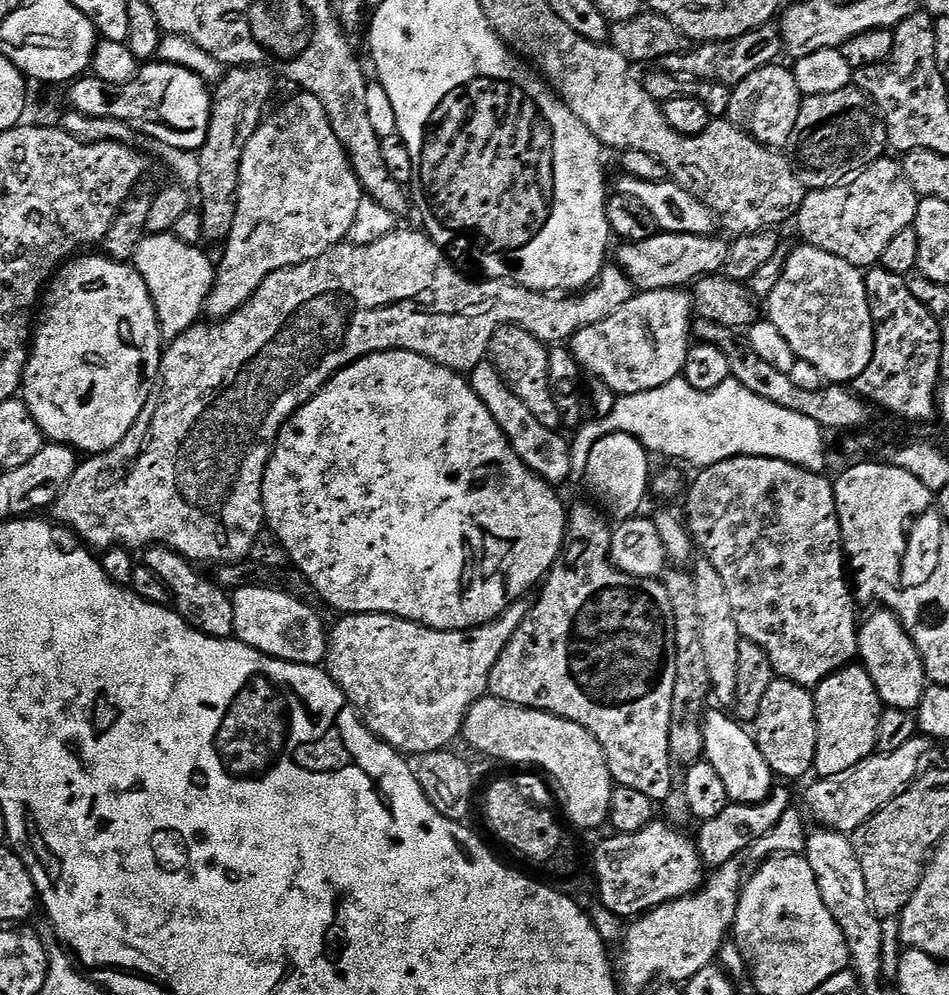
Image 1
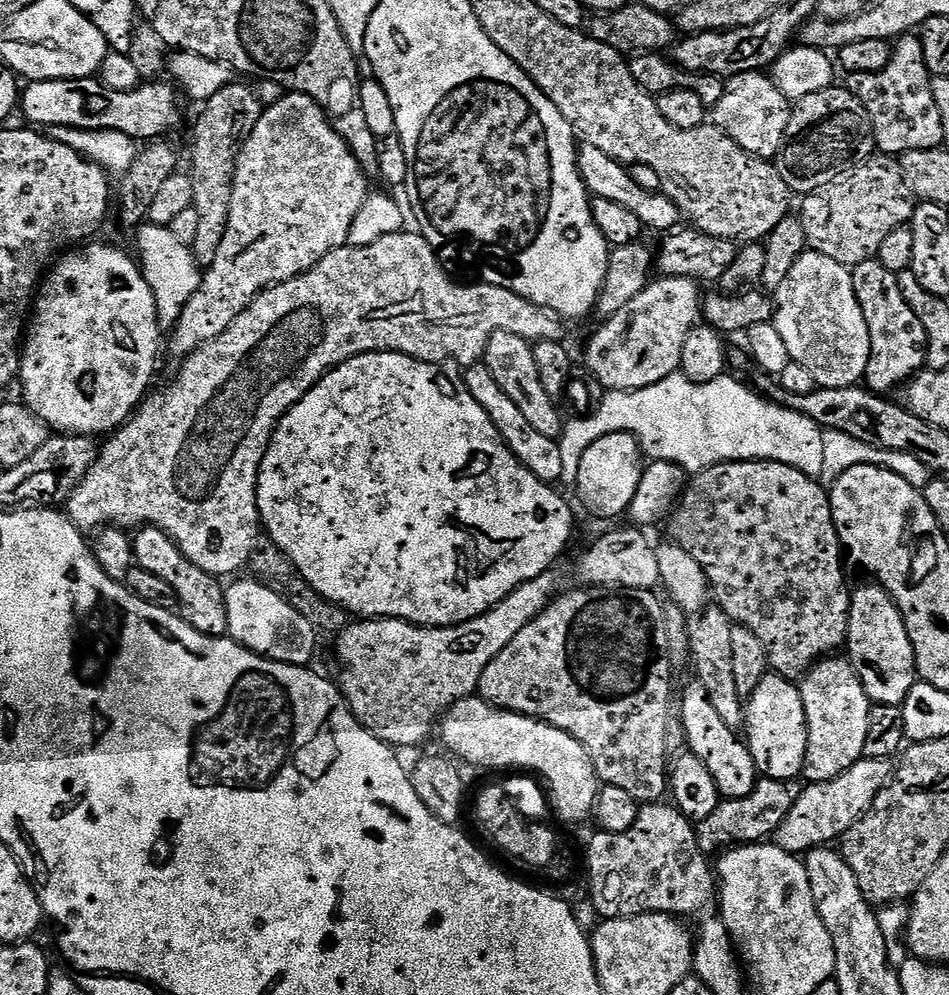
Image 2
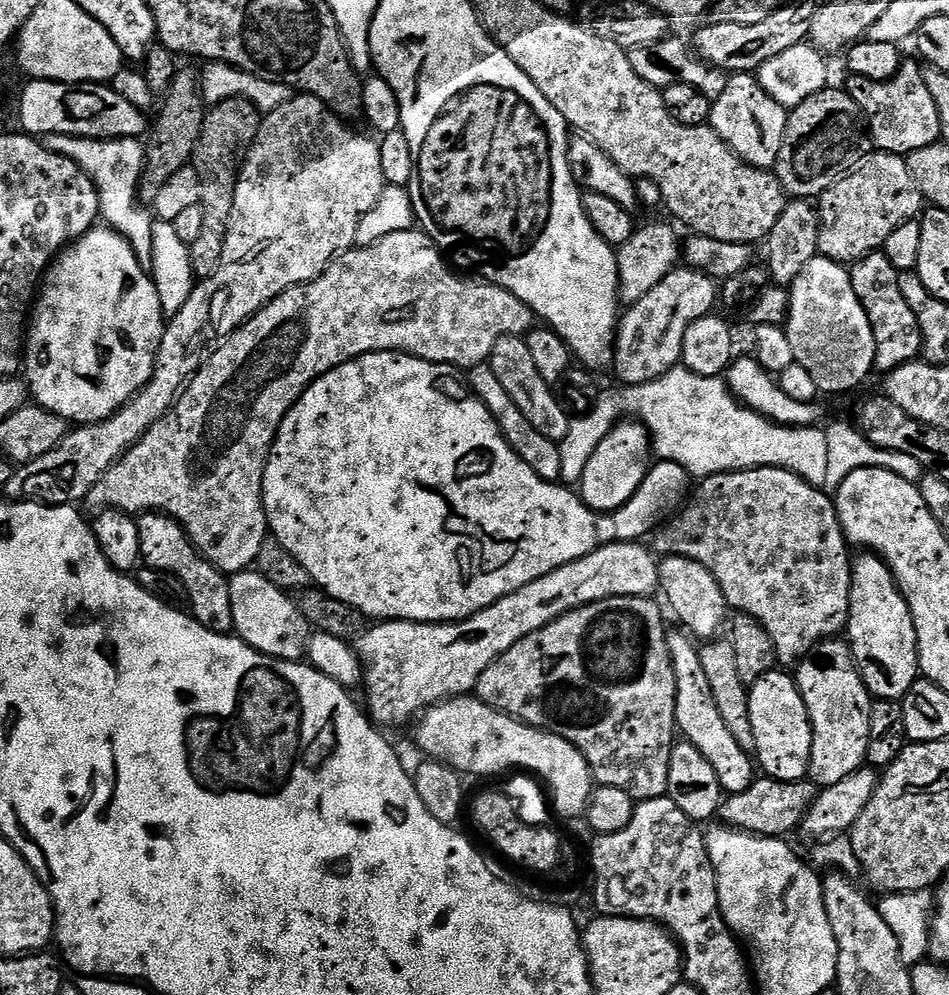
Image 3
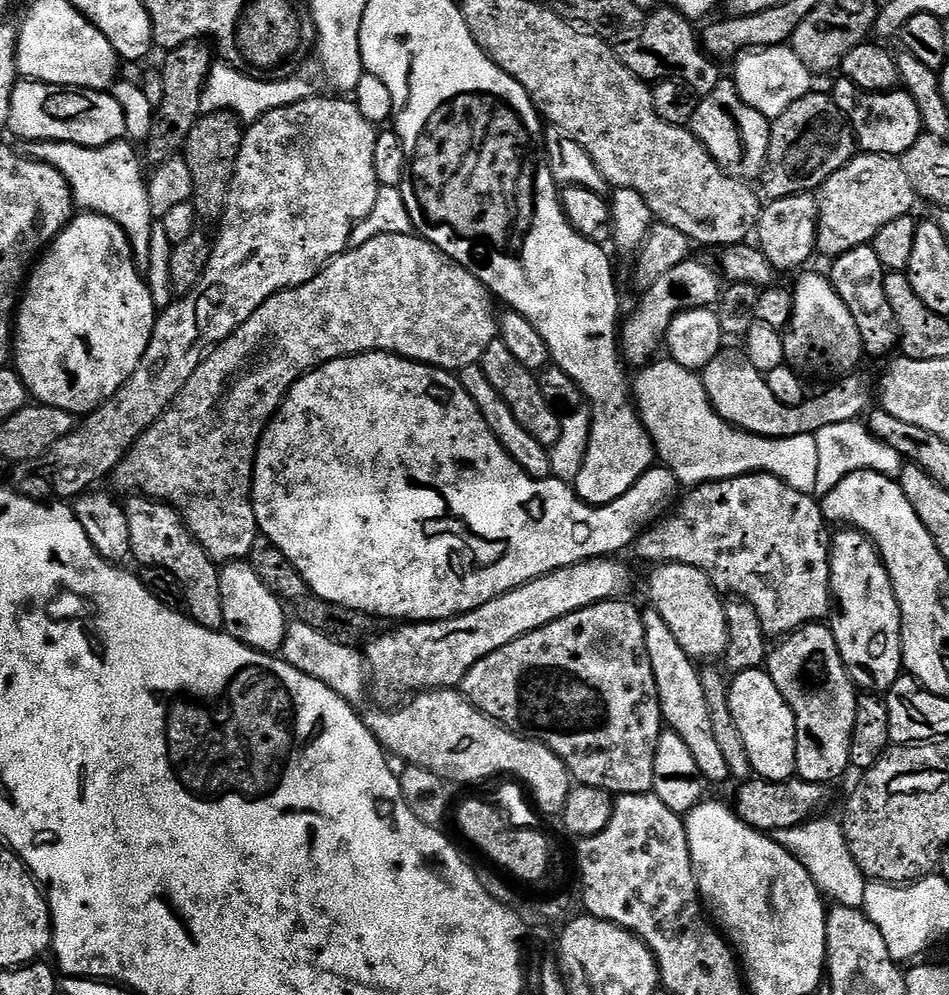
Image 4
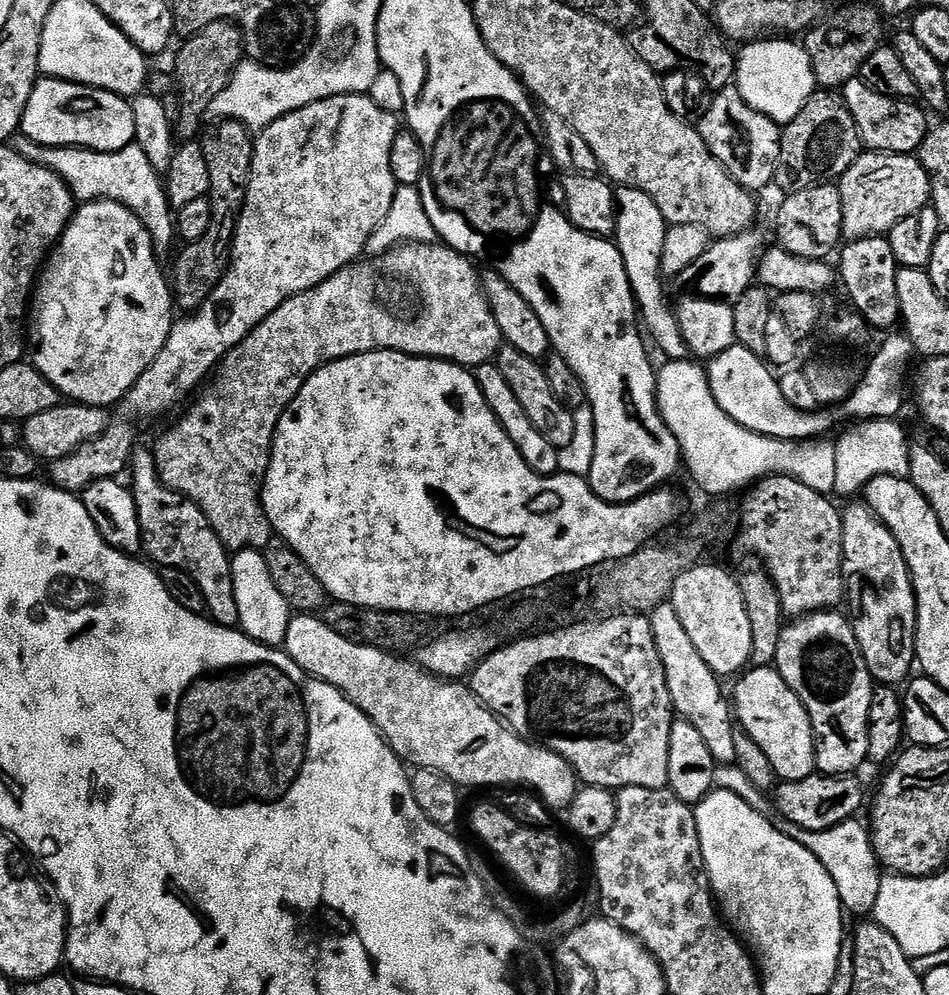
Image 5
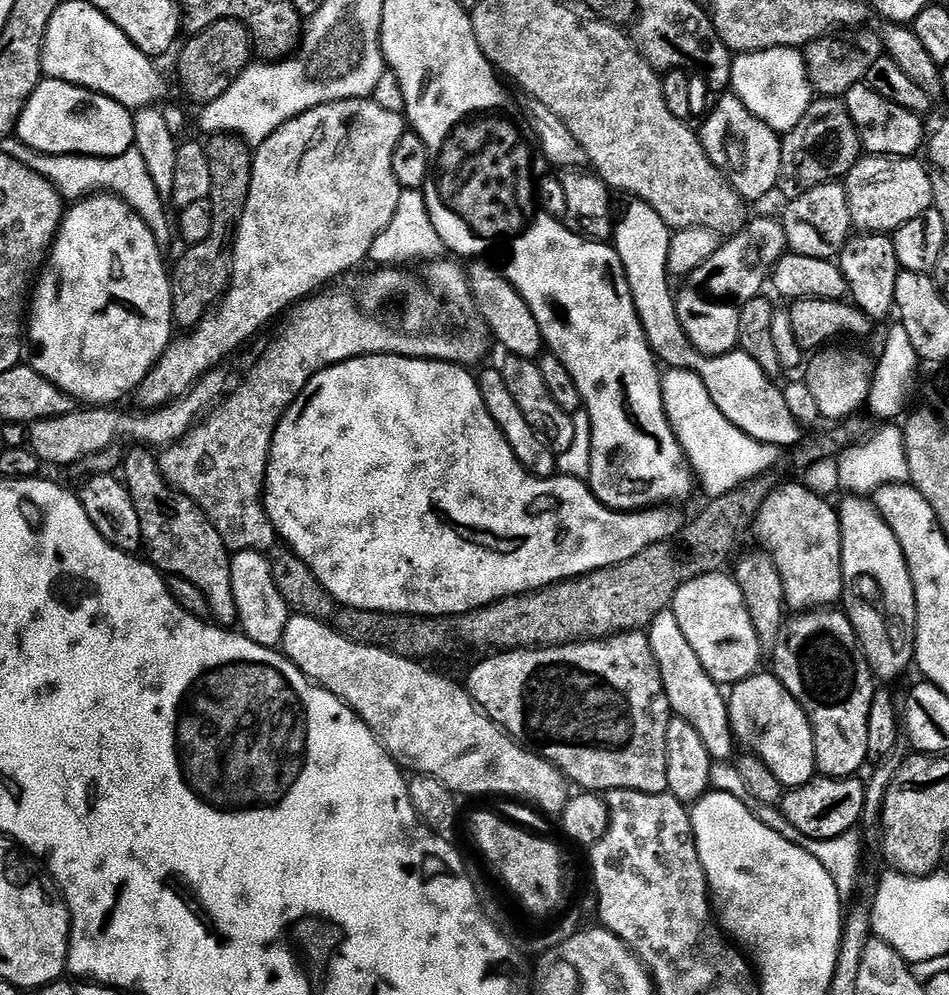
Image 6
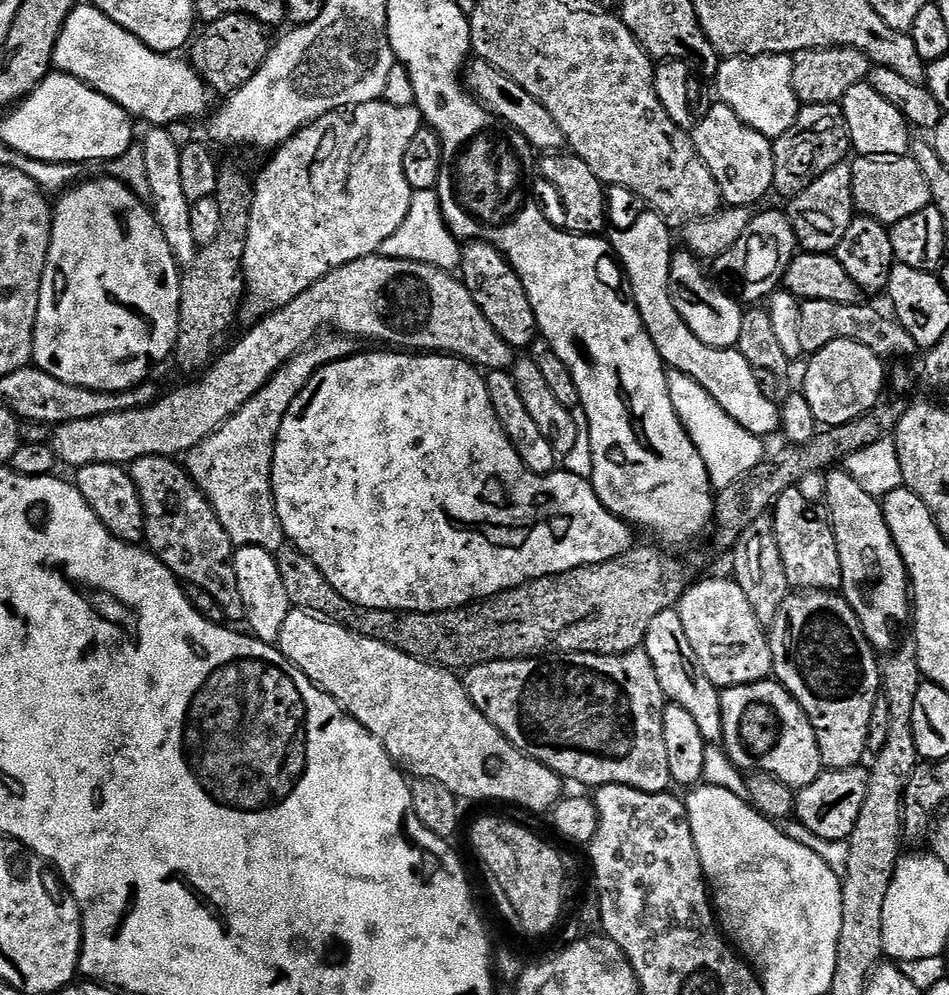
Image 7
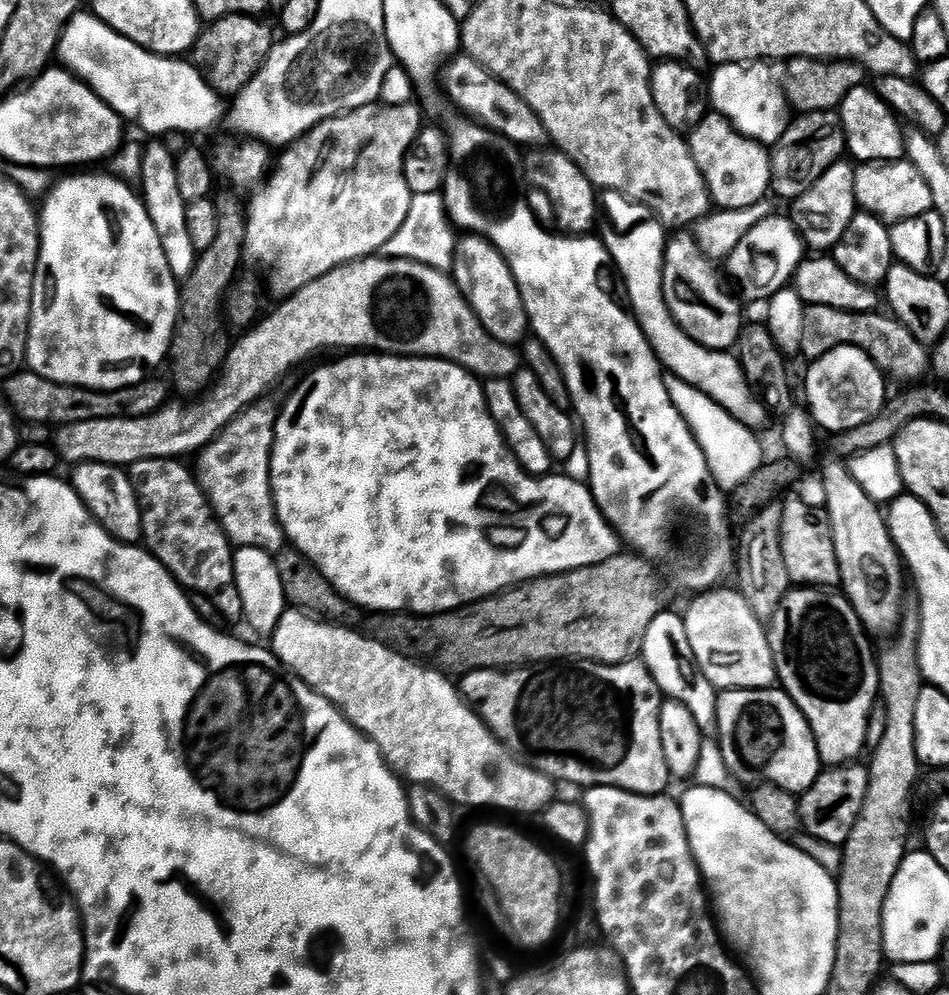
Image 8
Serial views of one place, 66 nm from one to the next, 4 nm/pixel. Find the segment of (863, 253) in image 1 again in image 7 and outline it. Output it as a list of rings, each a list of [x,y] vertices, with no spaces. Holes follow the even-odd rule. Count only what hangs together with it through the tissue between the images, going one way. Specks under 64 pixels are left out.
[[[908,156],[895,158],[856,158],[850,164],[852,174],[852,202],[857,213],[891,226],[910,214],[932,204],[932,191],[918,166],[918,162]]]

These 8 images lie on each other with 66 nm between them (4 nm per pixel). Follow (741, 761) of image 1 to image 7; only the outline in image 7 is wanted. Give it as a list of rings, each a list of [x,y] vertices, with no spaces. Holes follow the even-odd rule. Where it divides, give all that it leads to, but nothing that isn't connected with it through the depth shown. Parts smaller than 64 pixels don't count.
[[[677,609],[662,611],[657,618],[654,618],[644,643],[644,651],[654,662],[659,684],[664,690],[665,697],[671,703],[682,706],[684,710],[689,710],[702,732],[705,743],[721,743],[724,737],[721,720],[721,691],[704,672],[690,639],[686,635]]]

